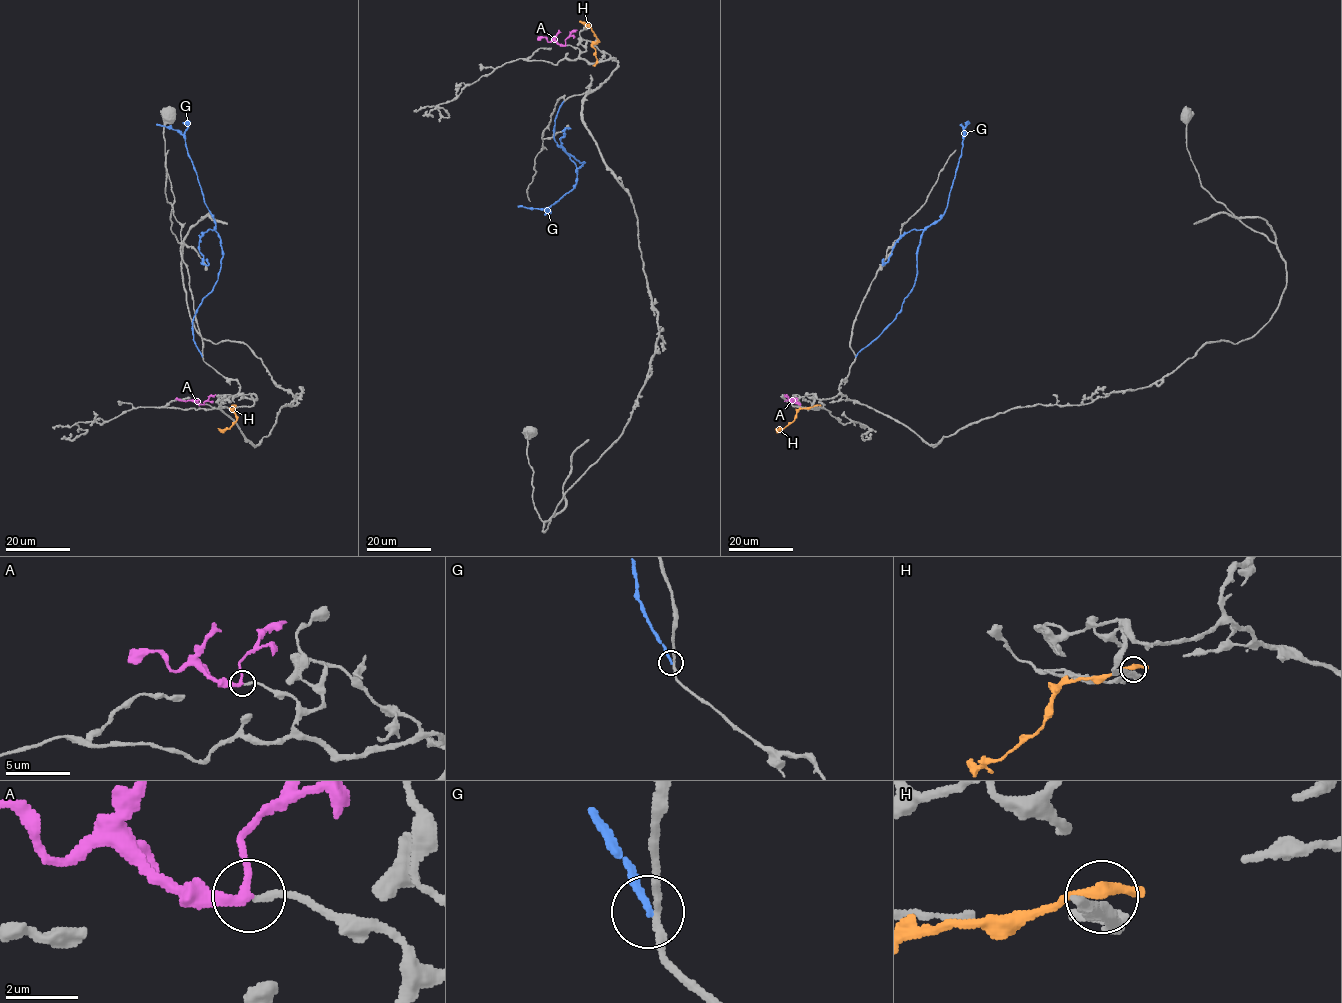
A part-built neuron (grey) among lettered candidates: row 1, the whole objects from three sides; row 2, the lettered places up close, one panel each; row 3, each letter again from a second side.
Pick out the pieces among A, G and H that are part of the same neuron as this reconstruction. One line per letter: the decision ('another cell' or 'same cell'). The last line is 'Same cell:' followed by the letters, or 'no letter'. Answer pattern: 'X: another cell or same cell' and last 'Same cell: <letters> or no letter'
A: same cell
G: another cell
H: another cell
Same cell: A

